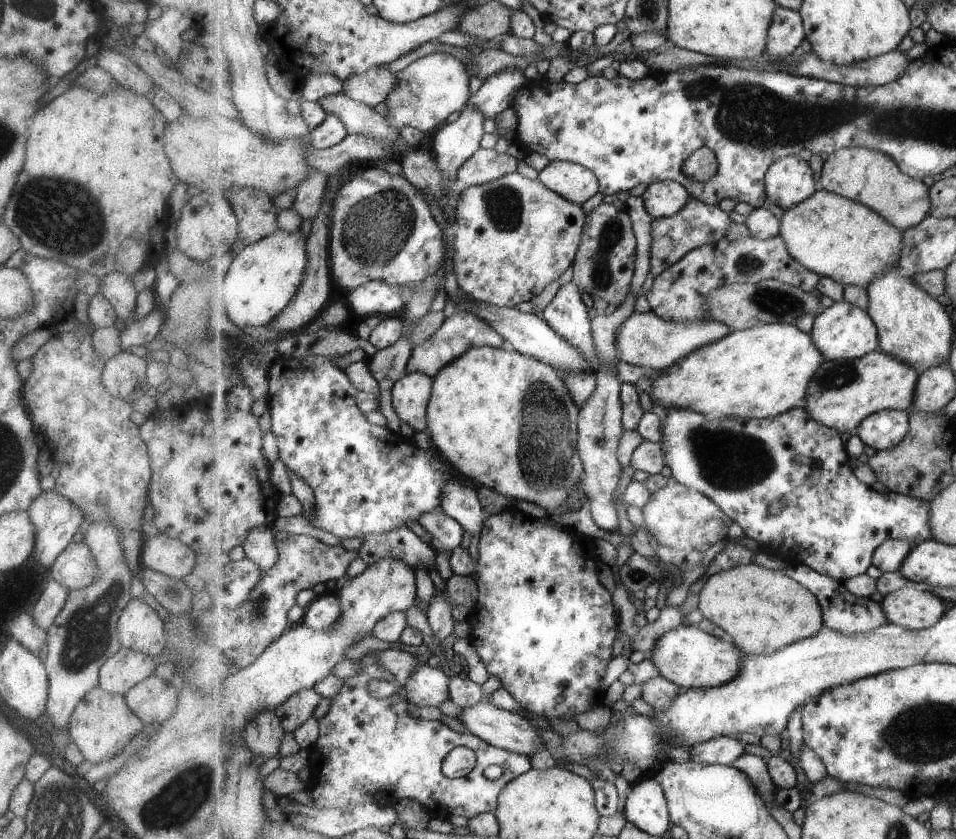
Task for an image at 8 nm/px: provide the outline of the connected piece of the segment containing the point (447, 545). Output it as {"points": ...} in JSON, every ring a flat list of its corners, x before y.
{"points":[[423,512,416,520,432,536,437,552,452,552,463,540,463,525,445,512]]}

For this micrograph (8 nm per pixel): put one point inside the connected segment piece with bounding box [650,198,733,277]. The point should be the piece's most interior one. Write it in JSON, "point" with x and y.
{"point":[697,224]}

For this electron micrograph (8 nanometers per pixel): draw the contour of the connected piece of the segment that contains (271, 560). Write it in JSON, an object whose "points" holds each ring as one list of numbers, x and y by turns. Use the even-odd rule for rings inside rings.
{"points":[[270,526,254,528,249,532,239,554,249,557,265,572,277,562,279,556,276,533]]}

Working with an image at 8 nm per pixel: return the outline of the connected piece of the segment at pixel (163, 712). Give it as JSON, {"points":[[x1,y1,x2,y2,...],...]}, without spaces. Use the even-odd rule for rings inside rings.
{"points":[[148,676,133,685,122,697,127,706,145,724,162,723,173,716,178,691,169,682]]}

